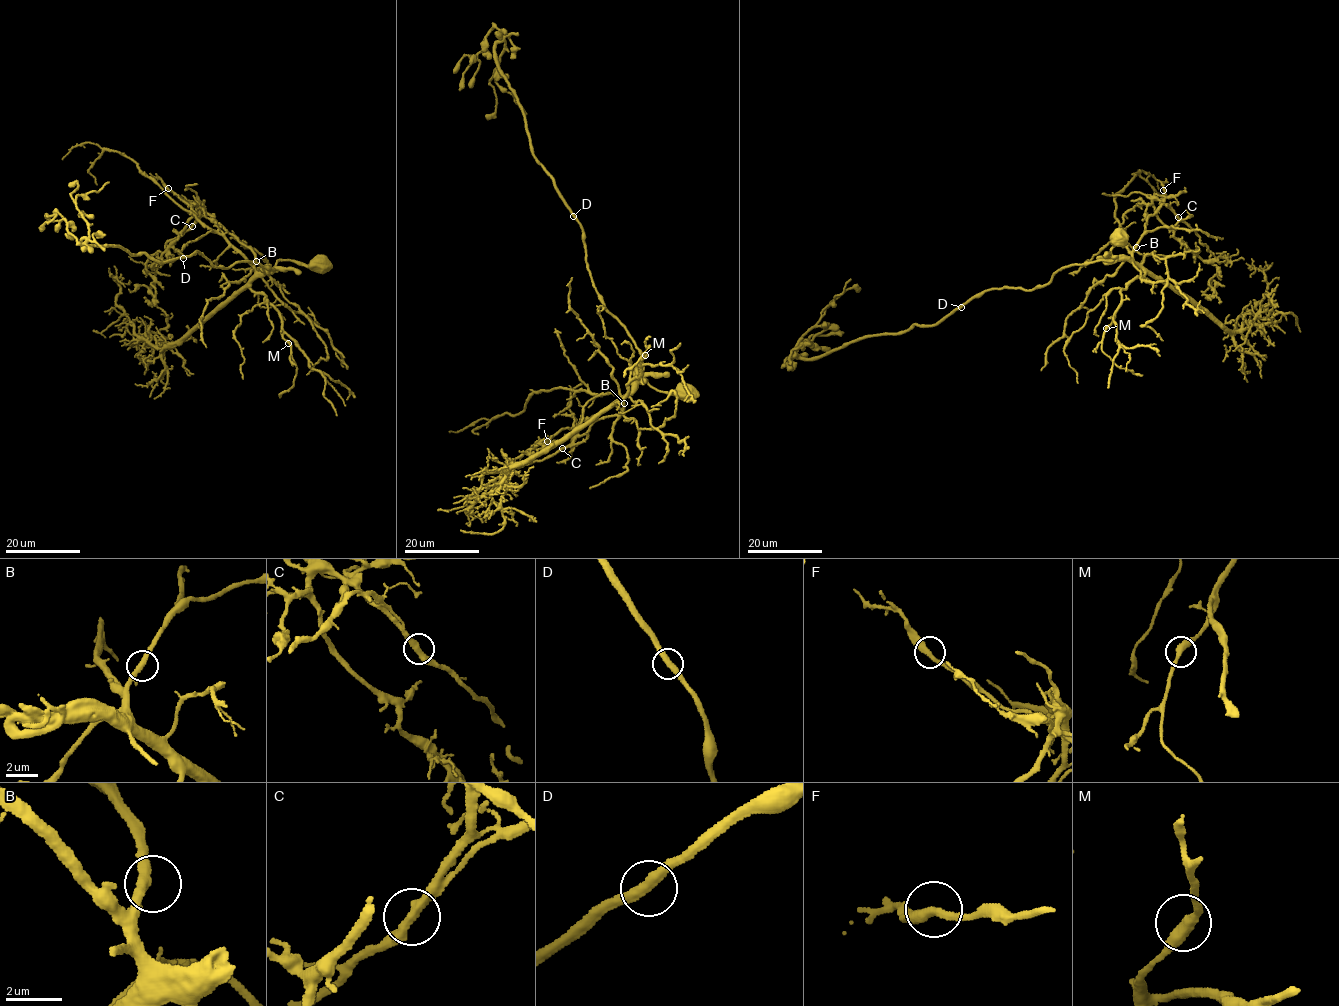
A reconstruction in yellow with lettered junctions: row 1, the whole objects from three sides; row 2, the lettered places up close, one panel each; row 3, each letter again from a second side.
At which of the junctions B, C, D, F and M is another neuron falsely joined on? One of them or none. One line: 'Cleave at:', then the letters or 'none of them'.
Cleave at: C

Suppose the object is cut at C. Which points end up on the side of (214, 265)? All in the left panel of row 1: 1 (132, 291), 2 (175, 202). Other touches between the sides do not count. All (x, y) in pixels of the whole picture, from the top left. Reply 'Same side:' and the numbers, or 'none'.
Same side: 2

